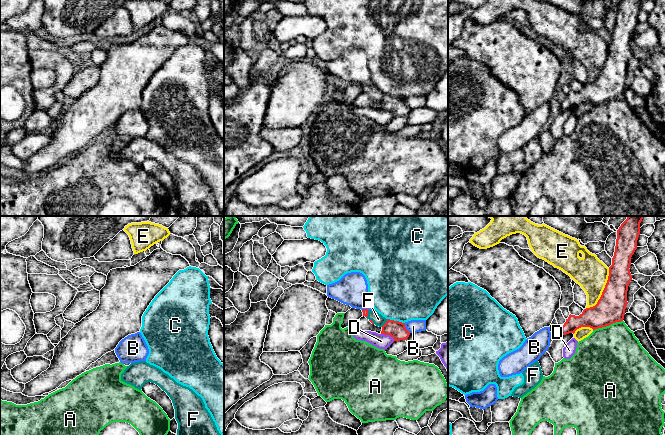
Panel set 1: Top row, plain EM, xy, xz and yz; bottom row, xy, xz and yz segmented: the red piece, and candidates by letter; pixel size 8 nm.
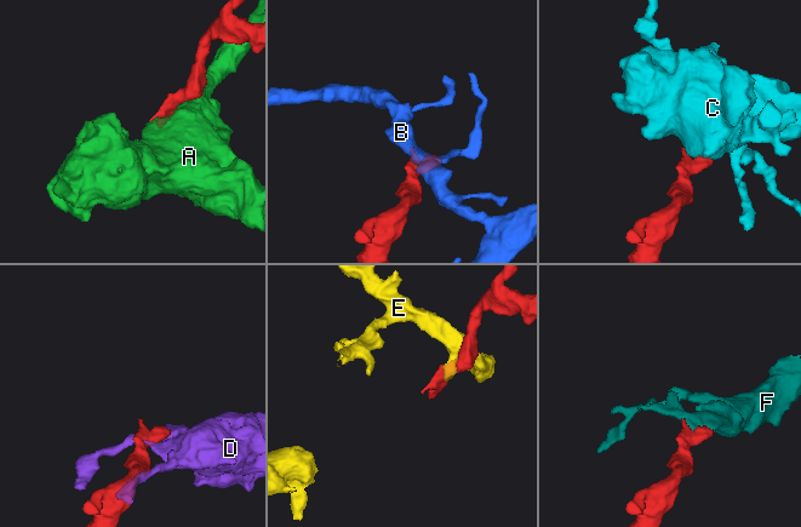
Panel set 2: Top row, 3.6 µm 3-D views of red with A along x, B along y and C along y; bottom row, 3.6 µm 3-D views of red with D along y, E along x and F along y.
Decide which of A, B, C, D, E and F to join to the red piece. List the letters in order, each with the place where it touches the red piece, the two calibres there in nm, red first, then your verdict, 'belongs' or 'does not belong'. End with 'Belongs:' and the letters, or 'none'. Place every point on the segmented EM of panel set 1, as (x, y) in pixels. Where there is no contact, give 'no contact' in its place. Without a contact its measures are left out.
A: yz (607, 325) | 240/480 nm | does not belong
B: xz (405, 328) | 140/110 nm | does not belong
C: xz (396, 321) | 140/480 nm | does not belong
D: xz (388, 334) | 140/120 nm | does not belong
E: yz (603, 291) | 240/260 nm | does not belong
F: xz (385, 323) | 140/90 nm | belongs
Belongs: F

